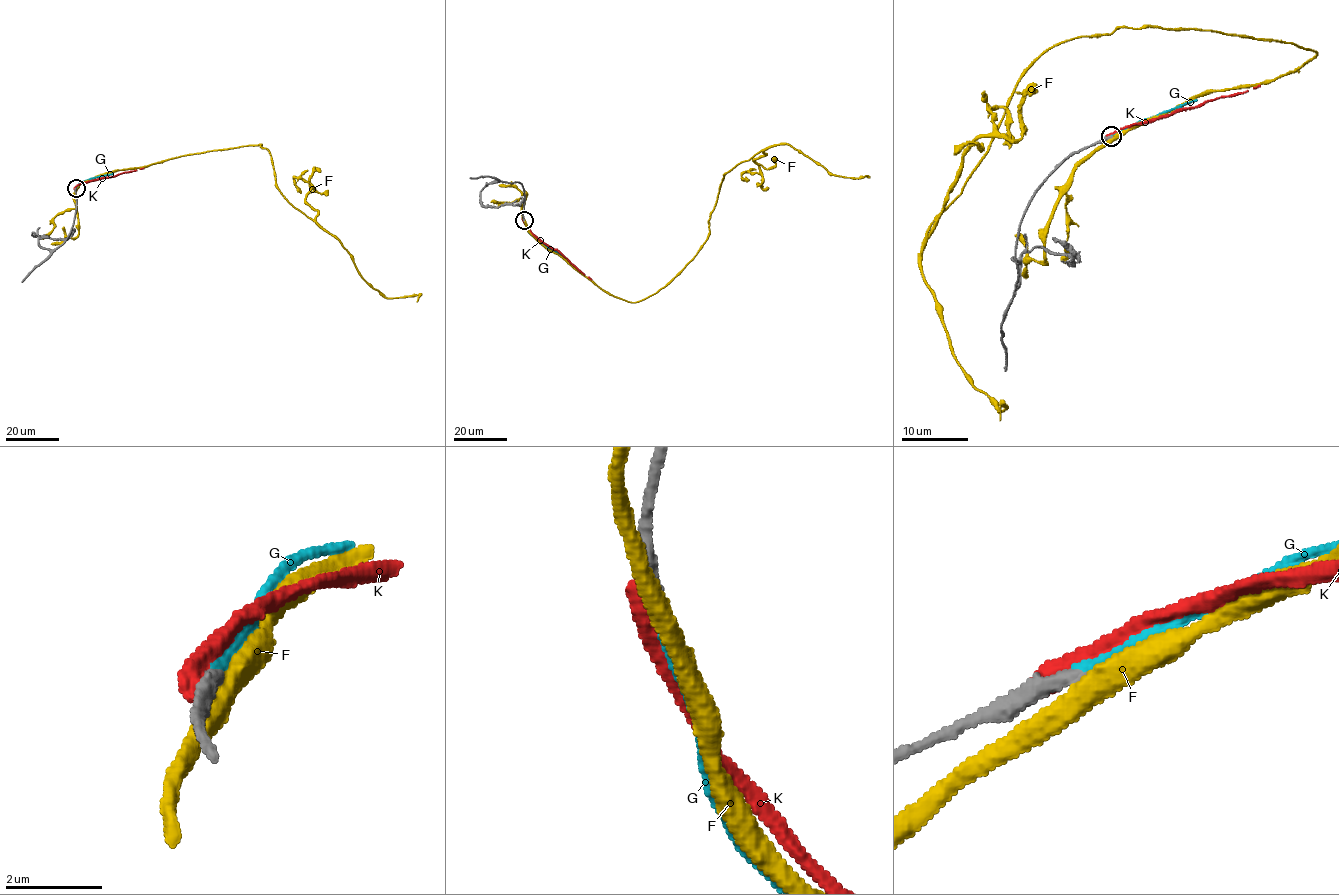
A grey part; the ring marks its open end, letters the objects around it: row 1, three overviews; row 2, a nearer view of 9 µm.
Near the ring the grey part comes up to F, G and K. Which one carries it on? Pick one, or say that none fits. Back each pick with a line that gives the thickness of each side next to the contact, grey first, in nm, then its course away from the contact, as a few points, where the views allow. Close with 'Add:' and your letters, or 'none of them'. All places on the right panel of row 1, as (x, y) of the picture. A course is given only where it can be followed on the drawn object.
G: 320 nm thick on the grey side, 190 nm on the other; it runs (1111, 135), (1197, 99)
Add: G

